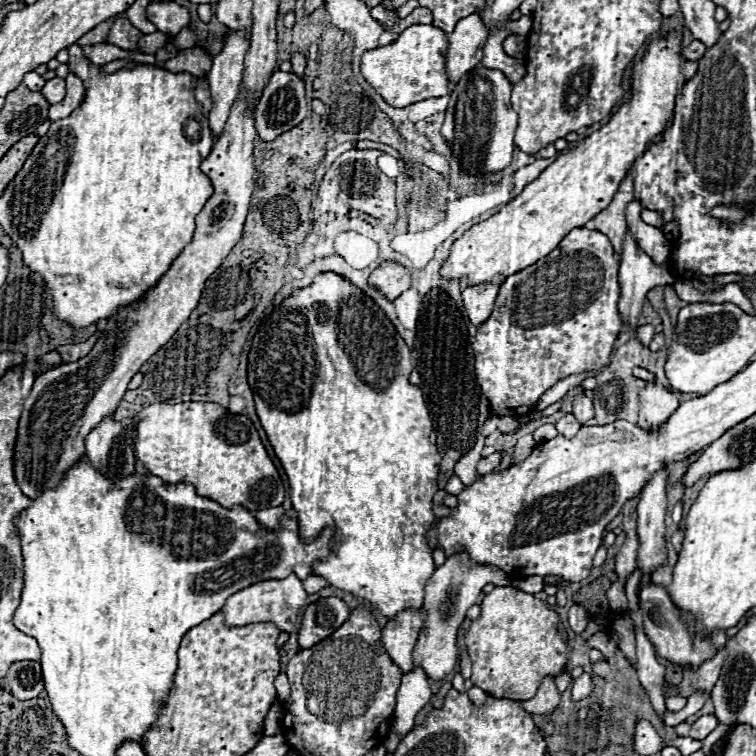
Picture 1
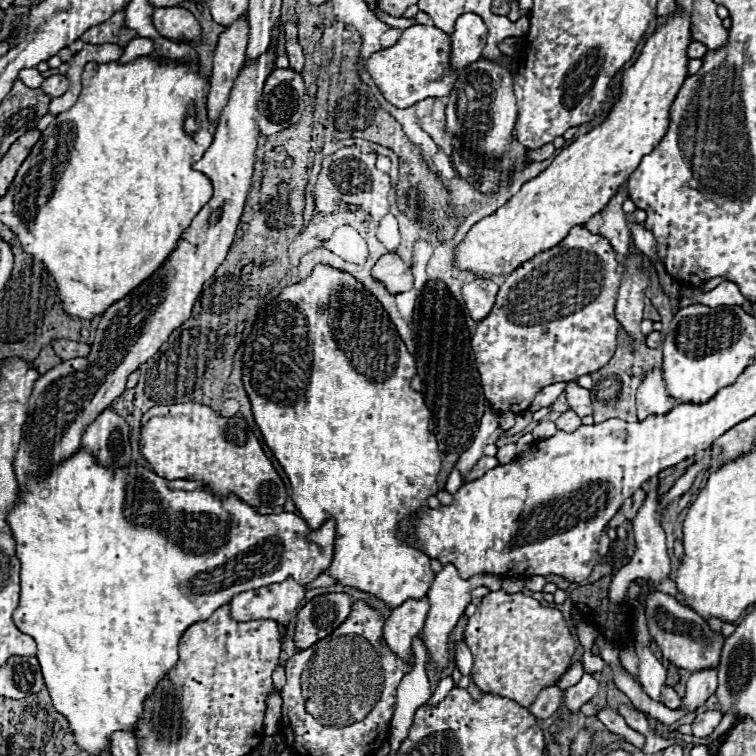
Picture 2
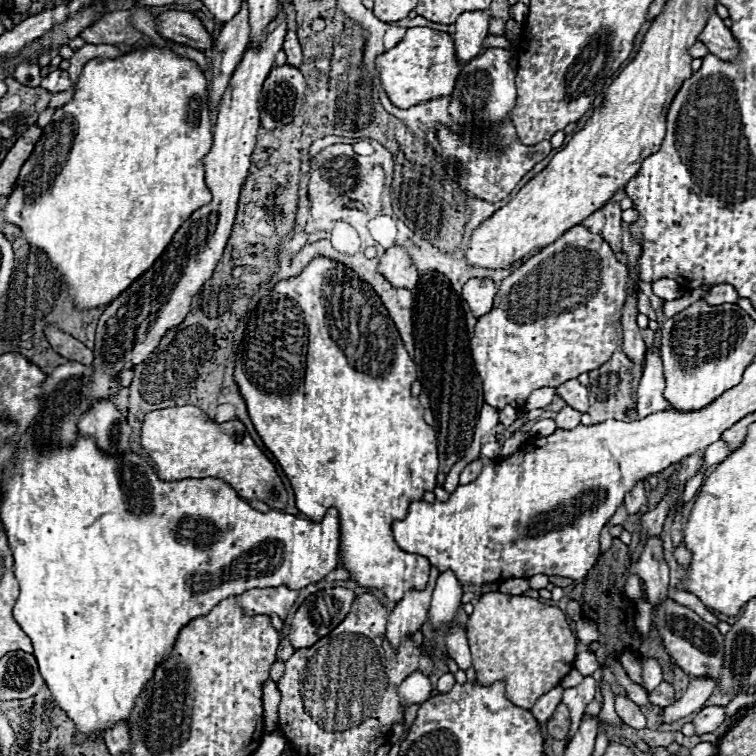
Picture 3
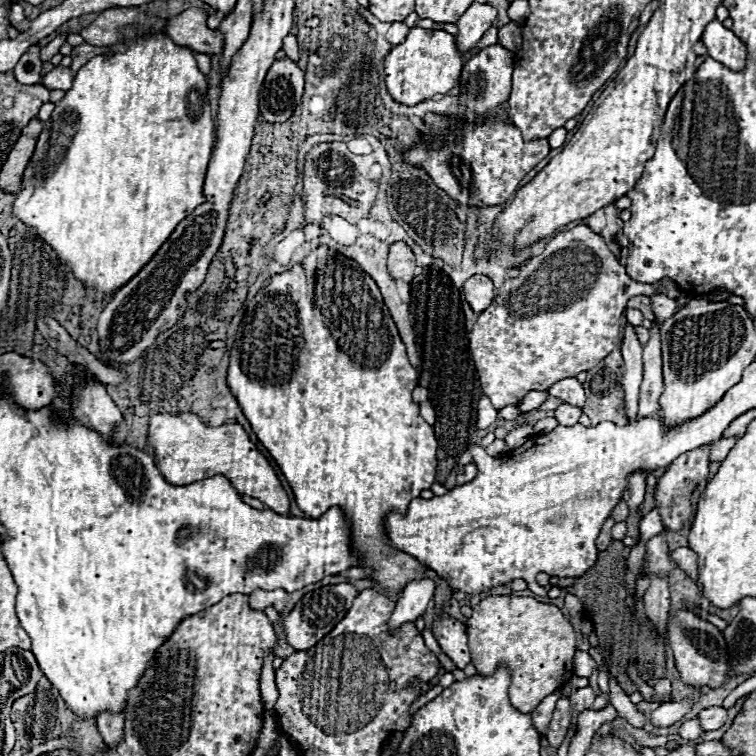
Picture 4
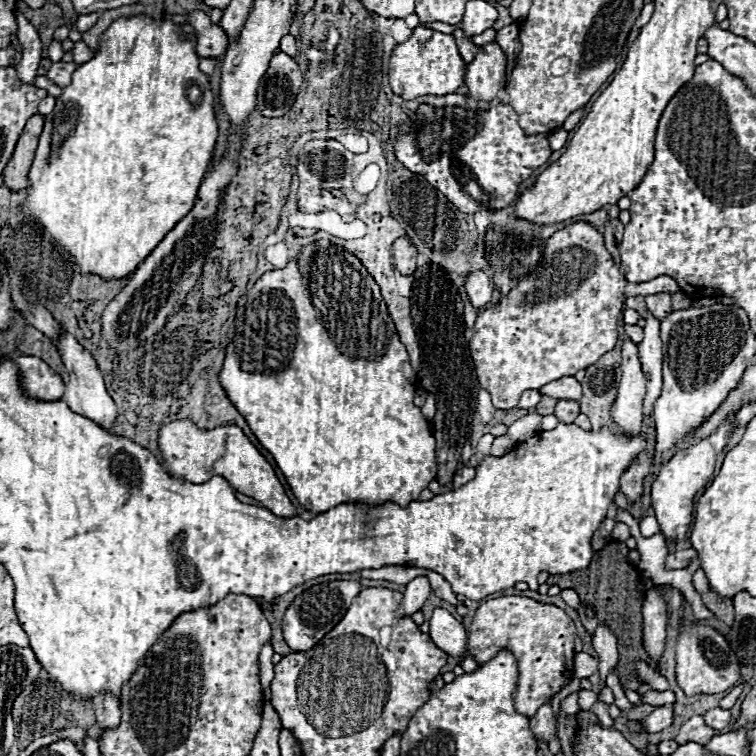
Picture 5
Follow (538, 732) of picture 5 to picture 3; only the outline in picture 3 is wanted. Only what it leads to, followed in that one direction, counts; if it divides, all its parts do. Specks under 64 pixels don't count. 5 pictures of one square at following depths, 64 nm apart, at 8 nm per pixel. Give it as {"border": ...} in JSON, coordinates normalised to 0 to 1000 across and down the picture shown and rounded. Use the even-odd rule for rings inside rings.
{"border":[[[735,907],[735,910],[730,910],[730,913],[722,915],[722,918],[717,918],[717,921],[709,926],[709,931],[701,937],[701,942],[706,944],[706,950],[709,950],[712,955],[725,955],[725,952],[728,952],[728,947],[730,947],[733,939],[735,939],[735,934],[743,929],[743,915],[746,915],[746,910],[743,910],[743,907]]]}

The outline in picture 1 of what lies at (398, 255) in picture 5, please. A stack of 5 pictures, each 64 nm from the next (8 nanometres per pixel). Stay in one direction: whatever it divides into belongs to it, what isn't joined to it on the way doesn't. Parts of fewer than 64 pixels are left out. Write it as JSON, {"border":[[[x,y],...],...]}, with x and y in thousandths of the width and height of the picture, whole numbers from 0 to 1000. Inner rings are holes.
{"border":[[[513,347],[489,362],[487,376],[495,378],[500,386],[505,386],[511,397],[524,397],[532,386],[542,381],[542,365],[534,352]]]}

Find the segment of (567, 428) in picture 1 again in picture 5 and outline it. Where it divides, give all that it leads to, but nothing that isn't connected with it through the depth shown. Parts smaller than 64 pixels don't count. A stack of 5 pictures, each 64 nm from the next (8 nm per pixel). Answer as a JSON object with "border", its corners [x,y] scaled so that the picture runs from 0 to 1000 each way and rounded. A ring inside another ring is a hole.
{"border":[[[738,529],[738,534],[735,534],[735,548],[733,548],[733,550],[735,550],[743,561],[757,561],[765,548],[767,548],[767,534],[765,534],[765,532]]]}

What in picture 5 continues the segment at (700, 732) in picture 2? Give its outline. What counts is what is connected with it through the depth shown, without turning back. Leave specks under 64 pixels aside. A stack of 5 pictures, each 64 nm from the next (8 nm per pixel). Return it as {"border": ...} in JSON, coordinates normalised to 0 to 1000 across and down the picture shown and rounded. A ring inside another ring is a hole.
{"border":[[[942,937],[931,944],[931,955],[934,960],[939,960],[942,966],[955,966],[963,958],[968,958],[968,947],[966,939],[955,939],[955,937]]]}

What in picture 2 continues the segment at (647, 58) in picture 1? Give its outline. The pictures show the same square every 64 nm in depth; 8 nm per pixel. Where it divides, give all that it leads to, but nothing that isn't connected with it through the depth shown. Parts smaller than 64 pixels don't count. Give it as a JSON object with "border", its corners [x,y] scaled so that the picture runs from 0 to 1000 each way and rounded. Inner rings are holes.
{"border":[[[897,13],[897,21],[894,16],[886,19],[884,29],[878,34],[870,34],[868,42],[854,53],[841,85],[825,93],[820,127],[815,130],[804,156],[794,167],[783,169],[778,177],[765,180],[759,188],[754,188],[754,193],[746,196],[720,228],[714,228],[706,238],[696,241],[690,251],[683,259],[677,259],[664,275],[659,275],[651,286],[643,286],[635,294],[630,294],[619,304],[614,317],[603,325],[603,354],[624,360],[630,368],[675,362],[690,349],[701,347],[706,339],[738,325],[751,312],[754,302],[775,296],[786,283],[802,275],[802,270],[828,241],[833,228],[844,222],[844,212],[849,212],[854,201],[862,201],[881,177],[881,169],[886,164],[889,135],[899,114],[910,103],[913,77],[907,74],[907,63],[913,56],[915,56],[915,42],[905,16]]]}

